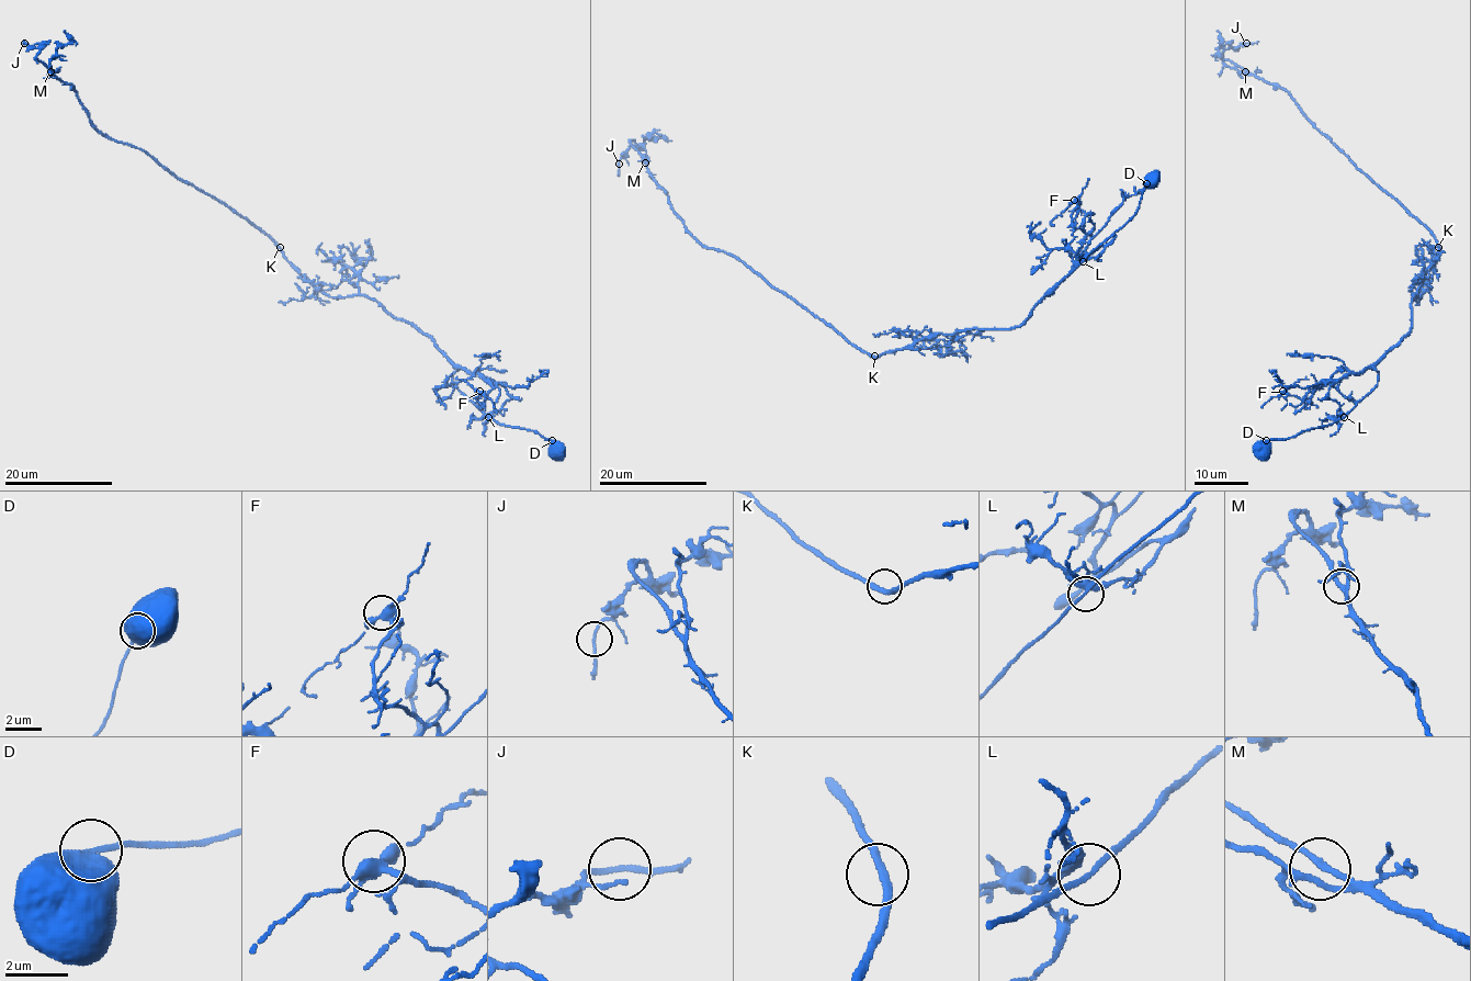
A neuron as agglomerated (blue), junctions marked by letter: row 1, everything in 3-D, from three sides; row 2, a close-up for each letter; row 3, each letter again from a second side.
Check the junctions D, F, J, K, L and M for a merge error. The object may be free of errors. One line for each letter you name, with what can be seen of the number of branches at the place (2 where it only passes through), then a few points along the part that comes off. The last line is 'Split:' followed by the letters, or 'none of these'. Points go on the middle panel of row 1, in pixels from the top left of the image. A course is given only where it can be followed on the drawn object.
Split: none of these

